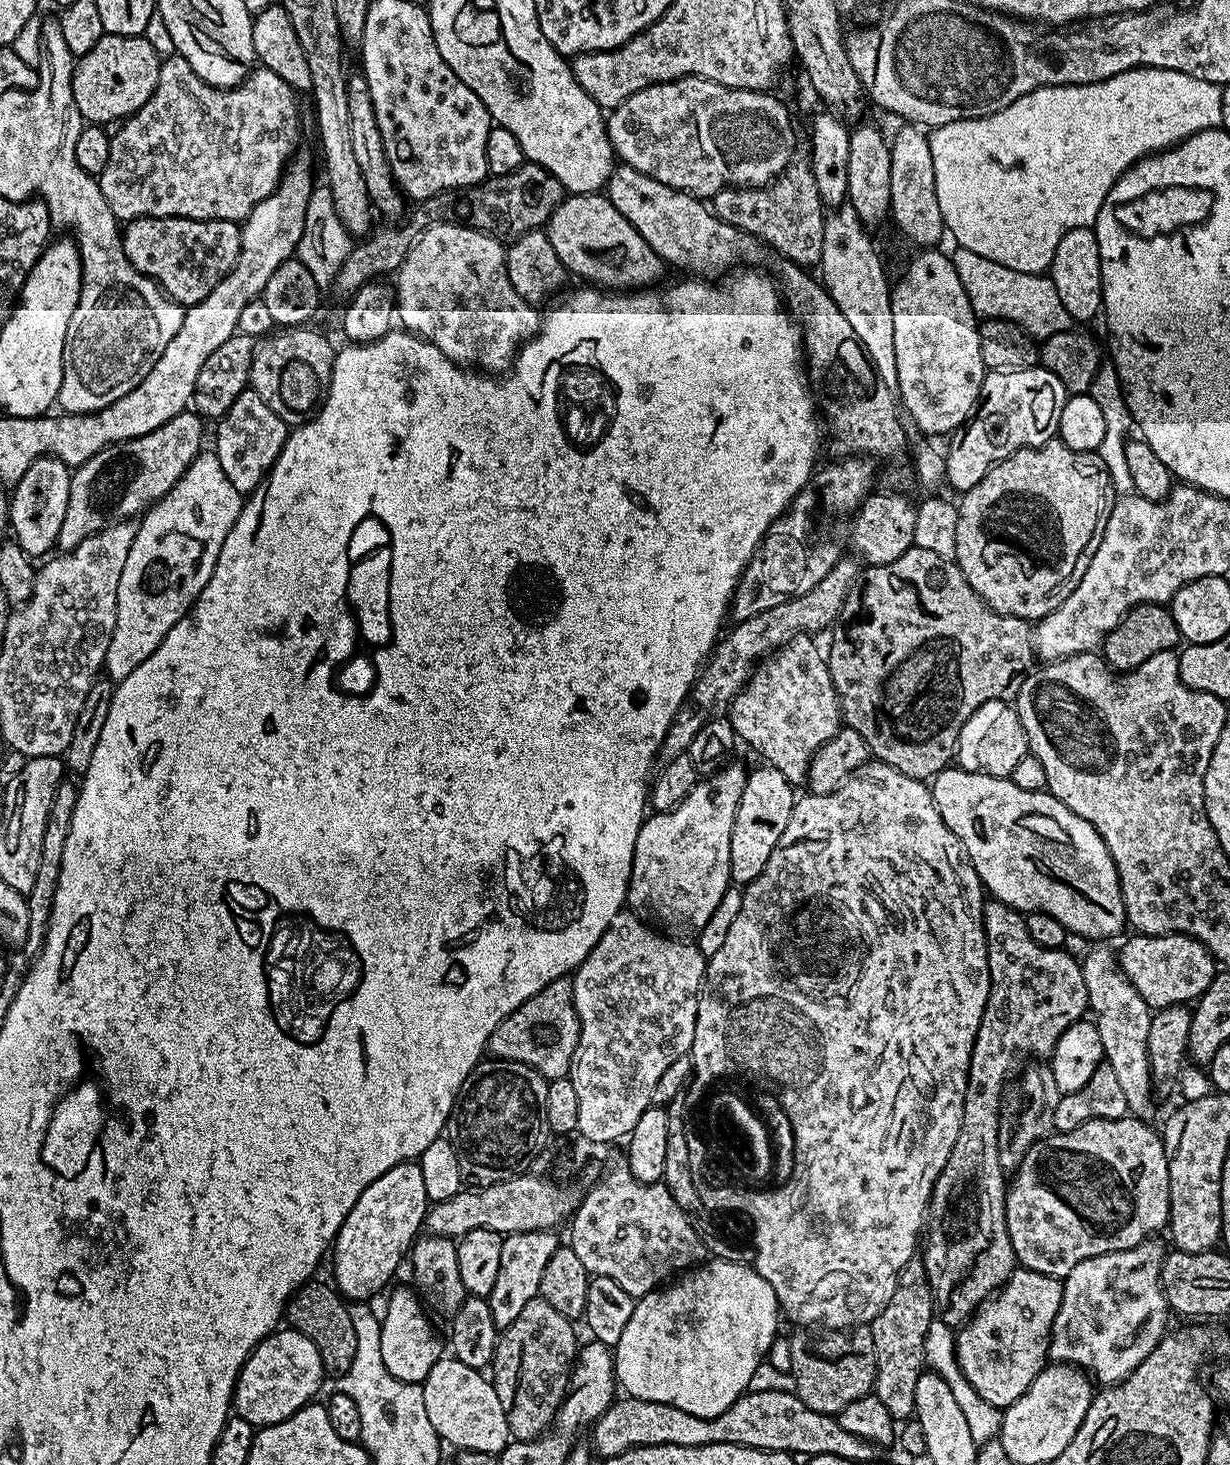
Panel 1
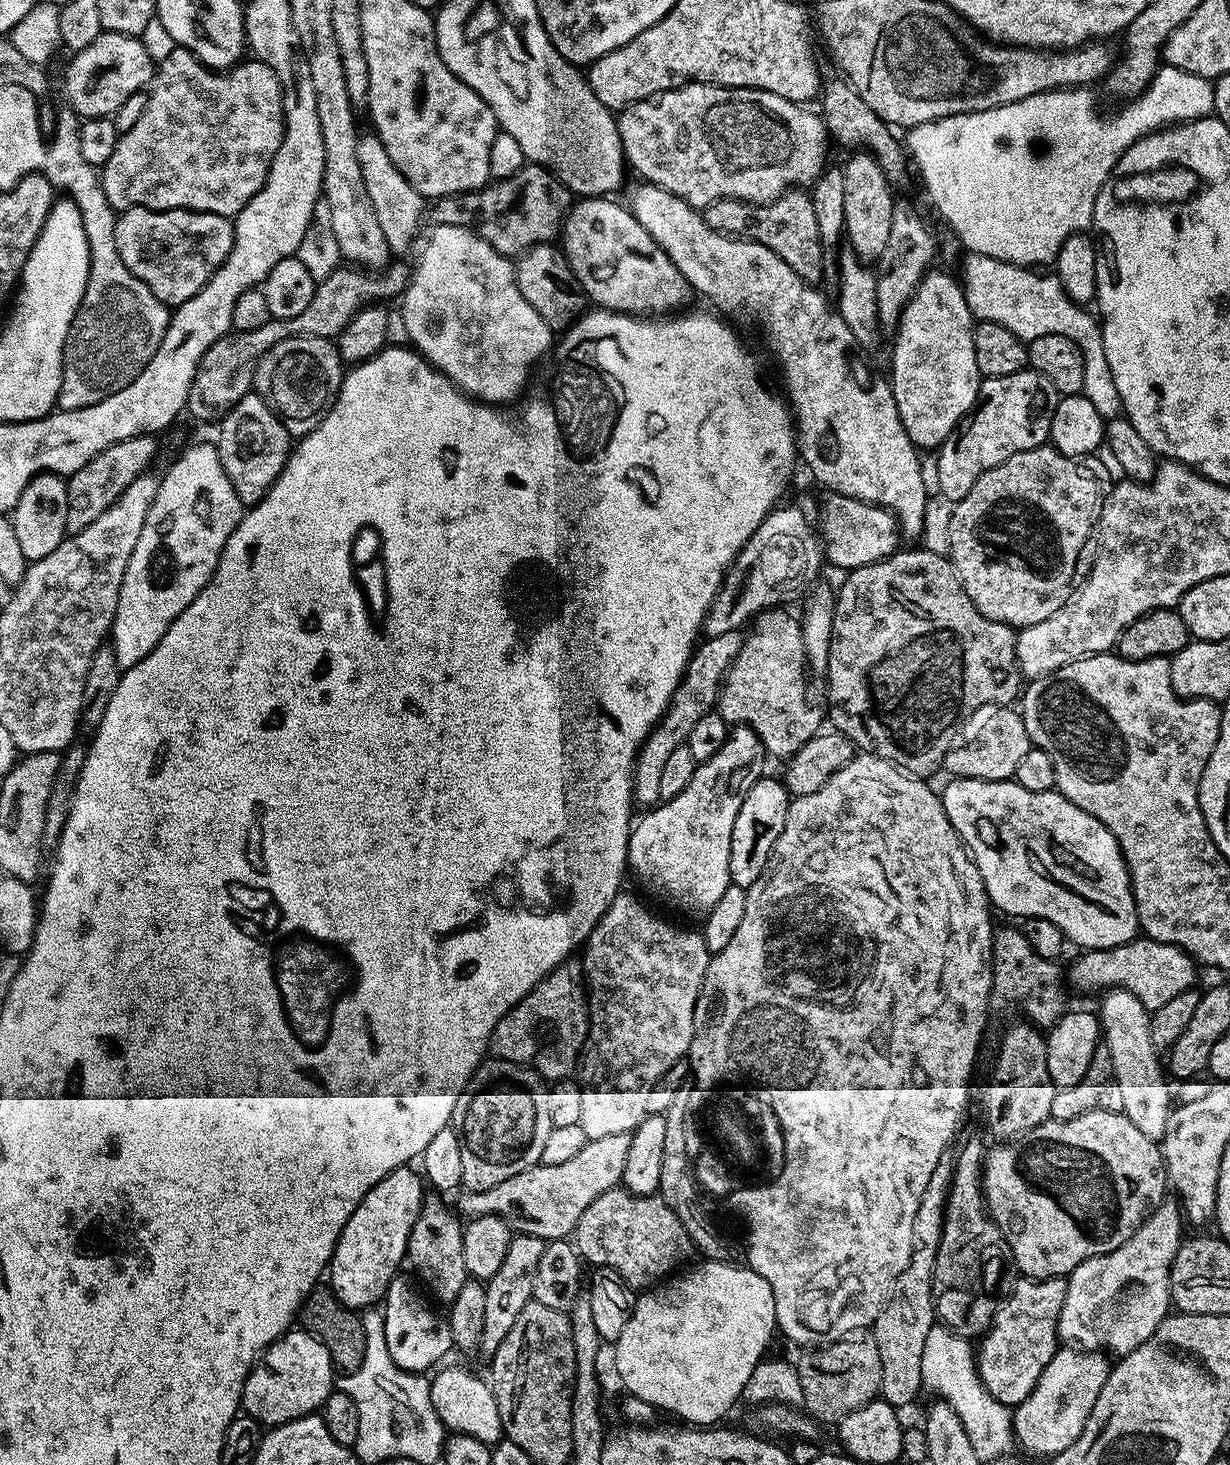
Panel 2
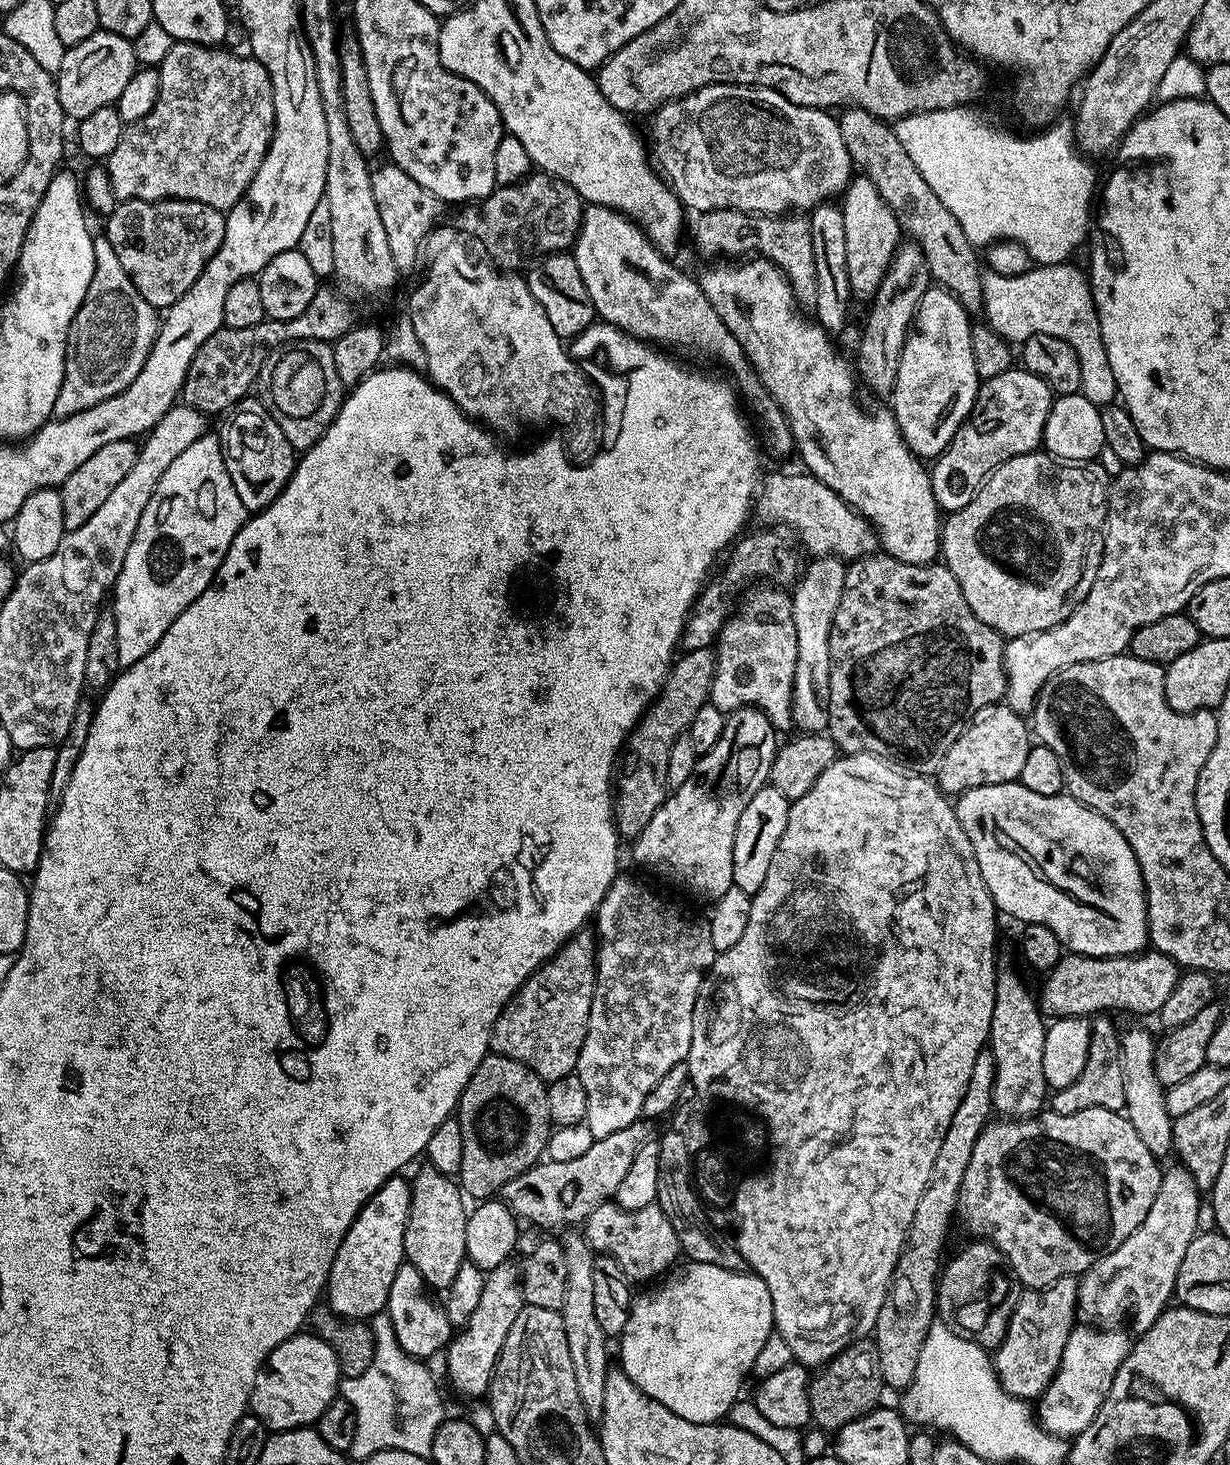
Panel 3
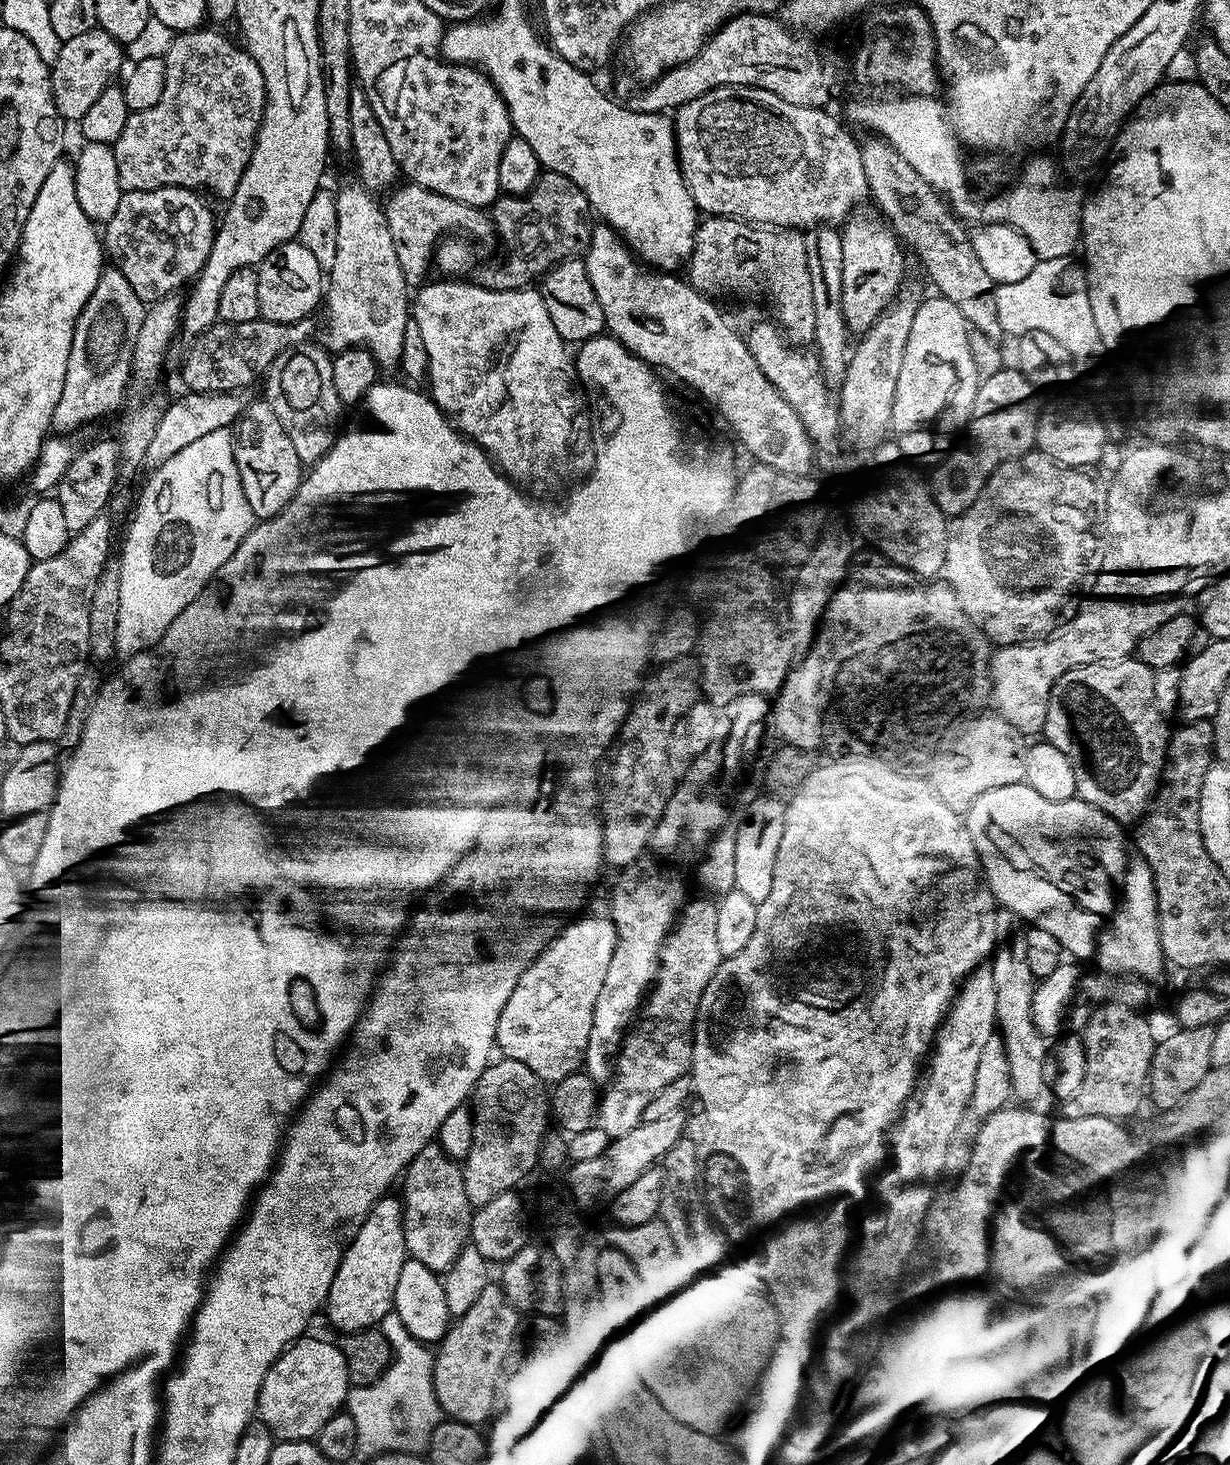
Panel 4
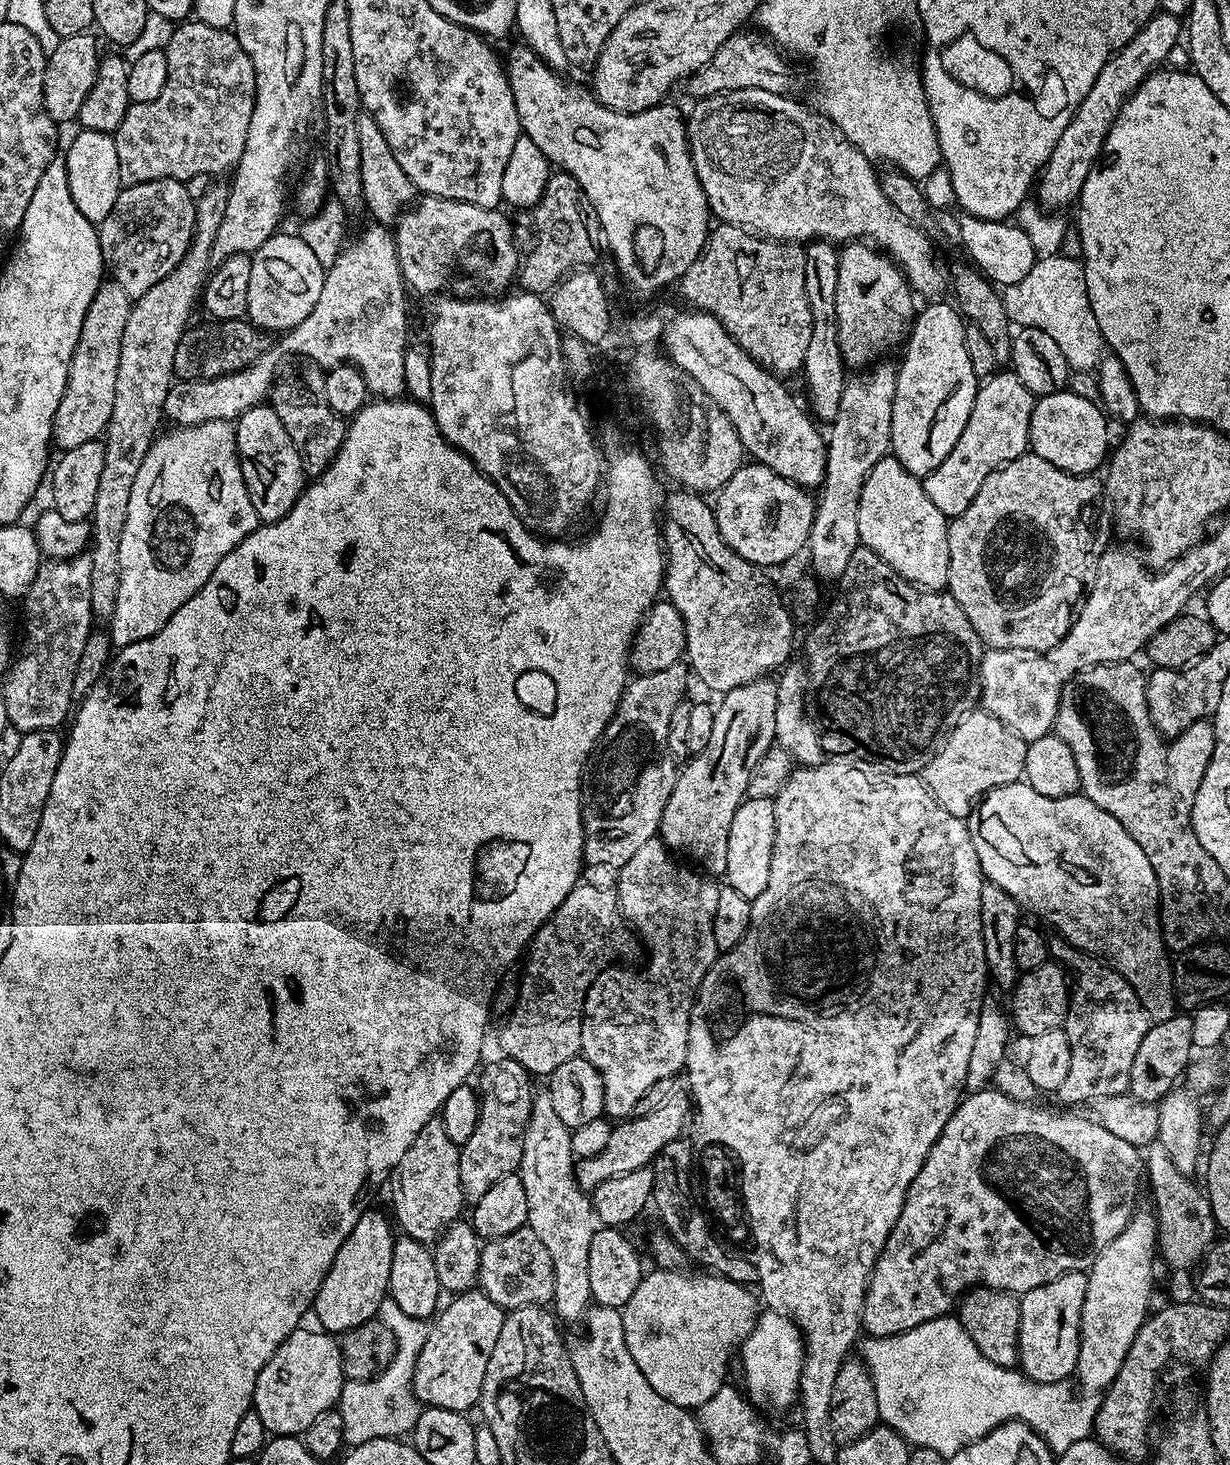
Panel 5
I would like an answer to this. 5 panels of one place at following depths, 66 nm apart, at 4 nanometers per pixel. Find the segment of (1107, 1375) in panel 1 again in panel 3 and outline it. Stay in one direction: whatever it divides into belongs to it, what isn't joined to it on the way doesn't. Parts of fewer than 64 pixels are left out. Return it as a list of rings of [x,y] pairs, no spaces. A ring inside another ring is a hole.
[[[1175,1167],[1163,1169],[1158,1194],[1154,1194],[1150,1214],[1142,1218],[1142,1226],[1138,1226],[1138,1230],[1134,1230],[1134,1234],[1130,1234],[1130,1238],[1126,1238],[1122,1246],[1118,1246],[1110,1254],[1103,1256],[1093,1268],[1088,1269],[1079,1277],[1078,1312],[1089,1325],[1116,1326],[1121,1323],[1120,1316],[1129,1316],[1132,1319],[1131,1331],[1139,1334],[1145,1332],[1150,1326],[1154,1326],[1156,1319],[1163,1314],[1165,1308],[1169,1307],[1176,1290],[1178,1266],[1182,1266],[1186,1246],[1190,1246],[1190,1242],[1198,1235],[1198,1229],[1201,1227],[1199,1226],[1201,1191],[1184,1167]]]

